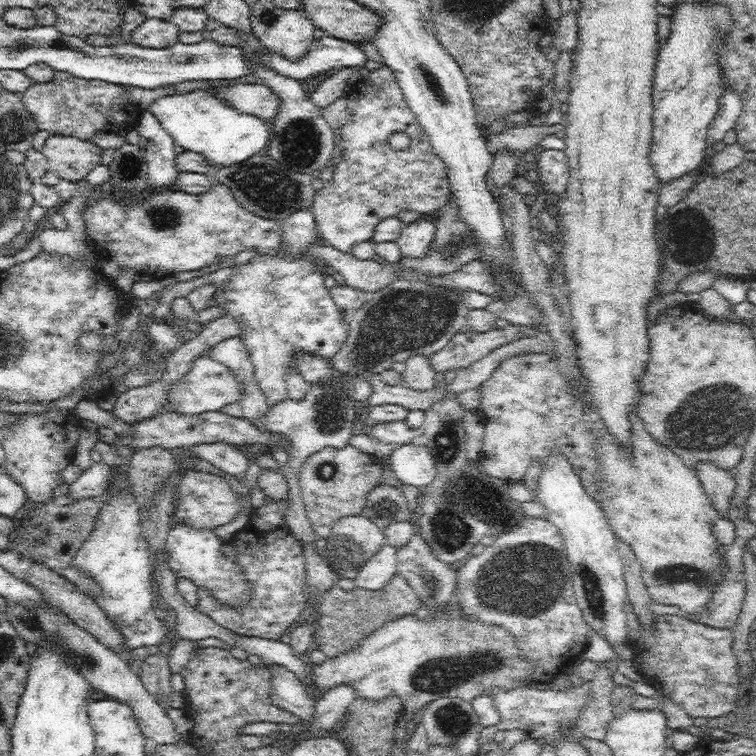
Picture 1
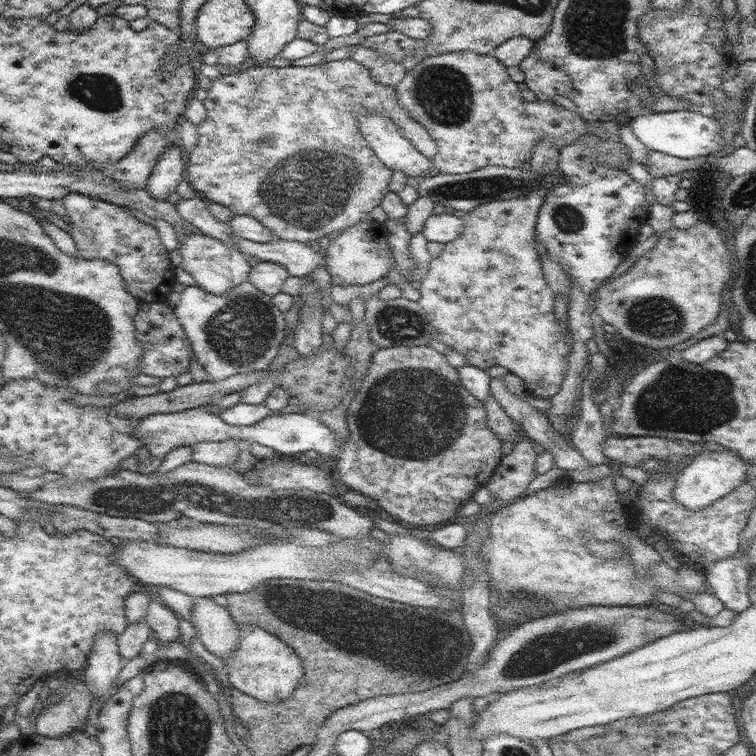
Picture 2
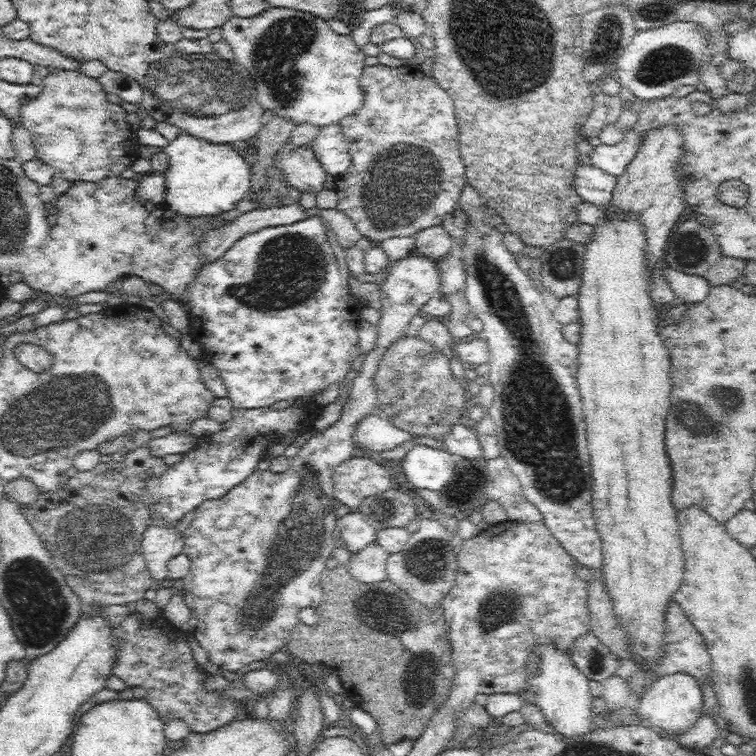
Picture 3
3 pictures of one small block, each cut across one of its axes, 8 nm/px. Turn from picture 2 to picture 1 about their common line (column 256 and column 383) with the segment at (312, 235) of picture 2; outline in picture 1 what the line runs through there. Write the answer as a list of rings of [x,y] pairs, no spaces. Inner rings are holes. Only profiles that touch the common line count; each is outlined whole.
[[[384,65],[378,70],[370,71],[368,77],[355,83],[344,97],[349,111],[347,124],[340,128],[342,132],[340,148],[344,151],[344,156],[335,166],[332,179],[326,181],[324,187],[315,192],[311,210],[319,237],[324,238],[340,252],[351,252],[352,246],[357,242],[371,240],[374,230],[381,221],[389,217],[398,217],[400,212],[415,211],[433,218],[438,211],[447,206],[446,202],[452,188],[447,179],[445,164],[434,153],[432,145],[429,144],[428,134],[405,102],[396,76],[389,66]],[[396,132],[405,132],[411,137],[408,149],[390,148],[388,138]]]

